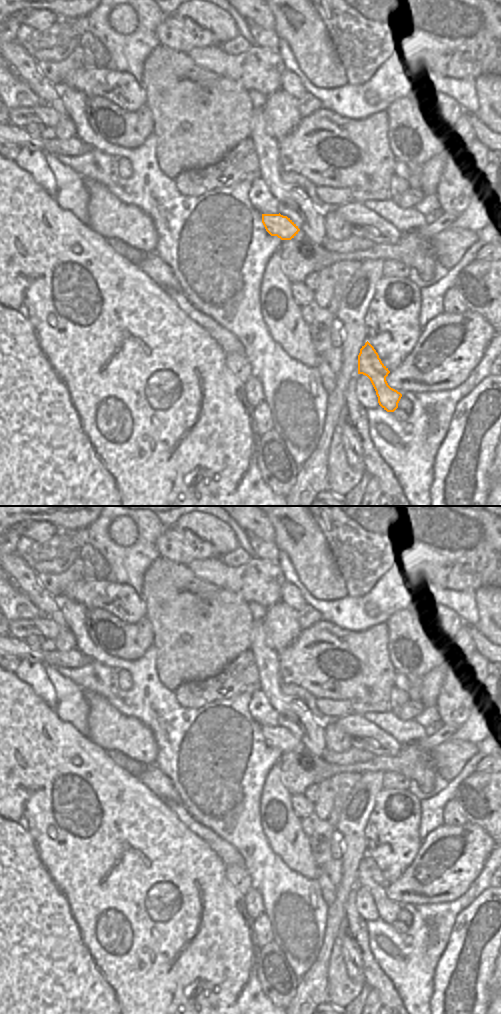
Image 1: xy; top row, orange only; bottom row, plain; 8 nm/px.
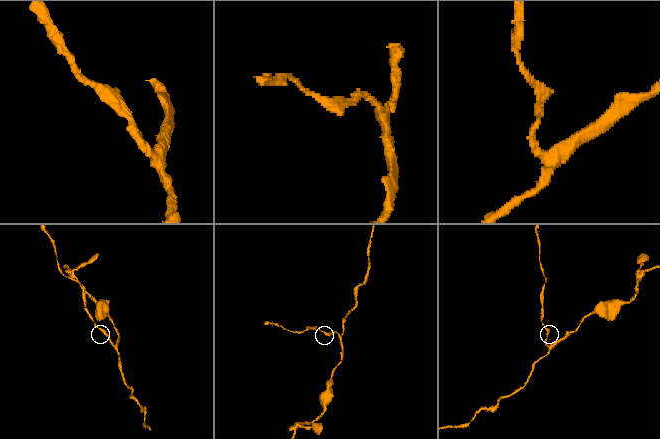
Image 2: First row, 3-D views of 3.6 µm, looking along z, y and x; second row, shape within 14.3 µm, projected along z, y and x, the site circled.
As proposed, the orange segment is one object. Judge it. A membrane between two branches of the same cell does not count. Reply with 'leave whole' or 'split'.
split

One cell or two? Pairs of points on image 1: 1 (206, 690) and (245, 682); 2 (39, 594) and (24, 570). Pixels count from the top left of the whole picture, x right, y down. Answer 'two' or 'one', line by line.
1: one
2: one

